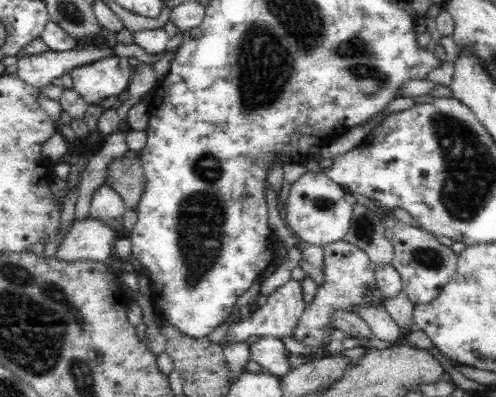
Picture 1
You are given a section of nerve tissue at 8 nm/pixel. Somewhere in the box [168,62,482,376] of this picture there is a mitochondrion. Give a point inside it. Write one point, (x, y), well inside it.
(201, 216)

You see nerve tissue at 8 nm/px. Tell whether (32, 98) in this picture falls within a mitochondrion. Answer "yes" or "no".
no

